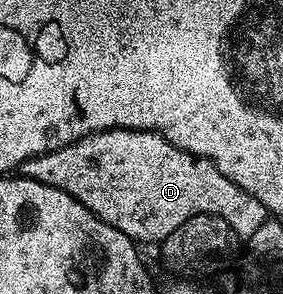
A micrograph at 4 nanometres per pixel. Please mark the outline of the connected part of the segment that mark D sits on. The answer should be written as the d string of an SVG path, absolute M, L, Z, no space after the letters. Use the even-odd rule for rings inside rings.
M123 128L97 132L73 142L71 146L61 146L58 150L28 159L23 163L22 170L29 178L37 178L48 186L65 190L87 210L97 214L103 222L110 223L133 240L163 240L180 229L189 218L198 214L215 214L217 218L226 219L228 225L240 236L251 236L266 220L264 205L240 189L213 162L179 150L156 132Z

